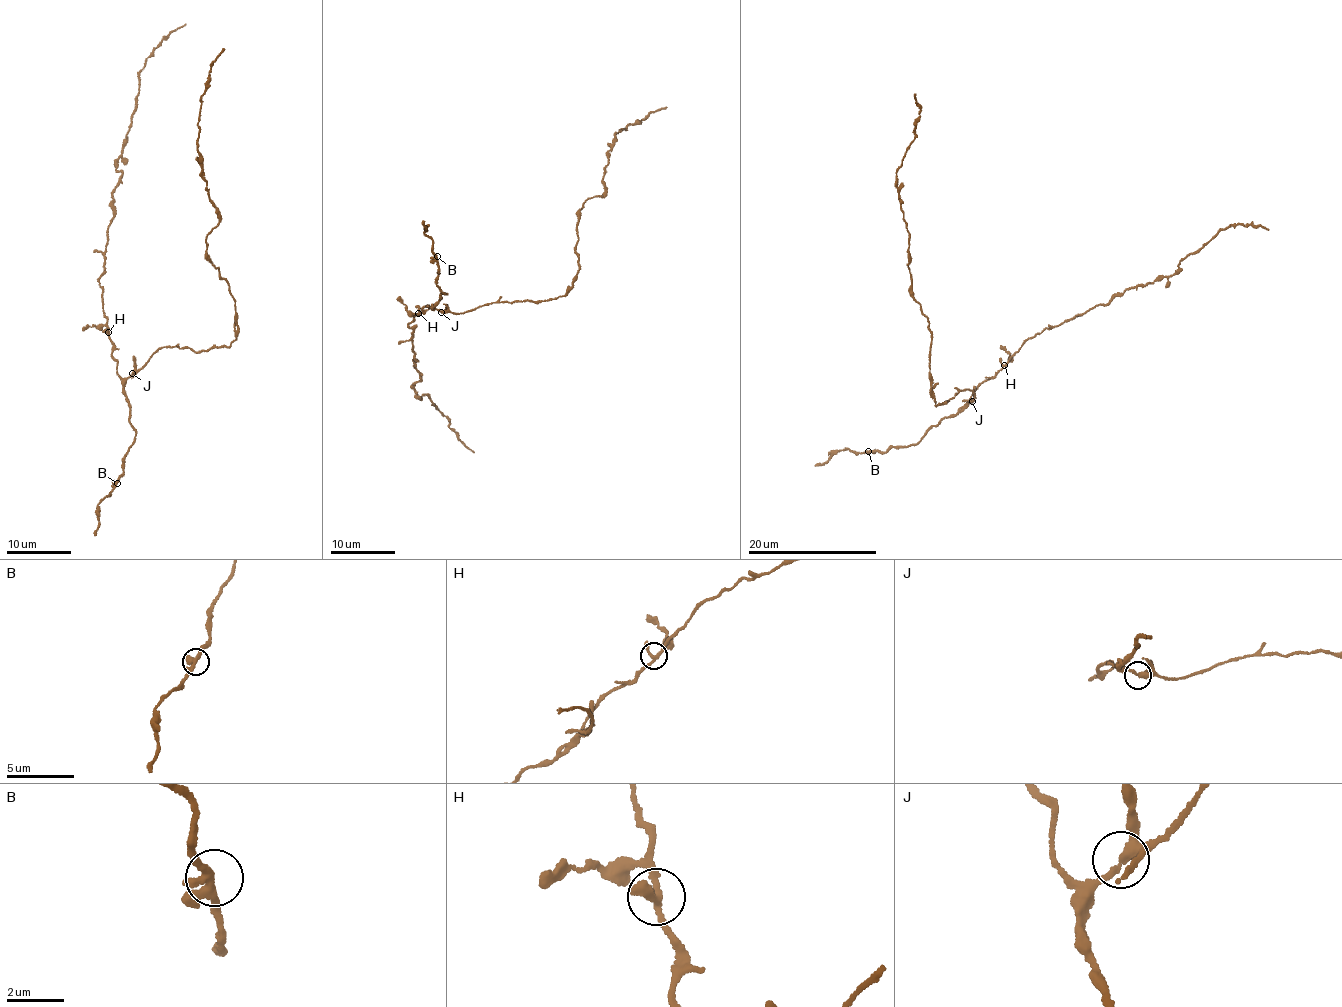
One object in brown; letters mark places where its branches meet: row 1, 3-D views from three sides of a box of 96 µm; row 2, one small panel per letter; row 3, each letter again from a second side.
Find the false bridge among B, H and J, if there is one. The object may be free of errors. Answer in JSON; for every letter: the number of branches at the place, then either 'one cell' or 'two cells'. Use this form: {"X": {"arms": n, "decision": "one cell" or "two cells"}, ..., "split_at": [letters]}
{"B": {"arms": 3, "decision": "one cell"}, "H": {"arms": 3, "decision": "one cell"}, "J": {"arms": 3, "decision": "one cell"}, "split_at": []}

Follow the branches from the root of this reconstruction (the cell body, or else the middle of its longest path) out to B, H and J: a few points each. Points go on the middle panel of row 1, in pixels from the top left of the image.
B: (477, 307), (458, 314), (432, 307), (439, 295), (446, 293), (437, 285), (437, 256)
H: (477, 307), (458, 314), (427, 306), (429, 305), (418, 313)
J: (477, 307), (462, 313), (440, 312)

